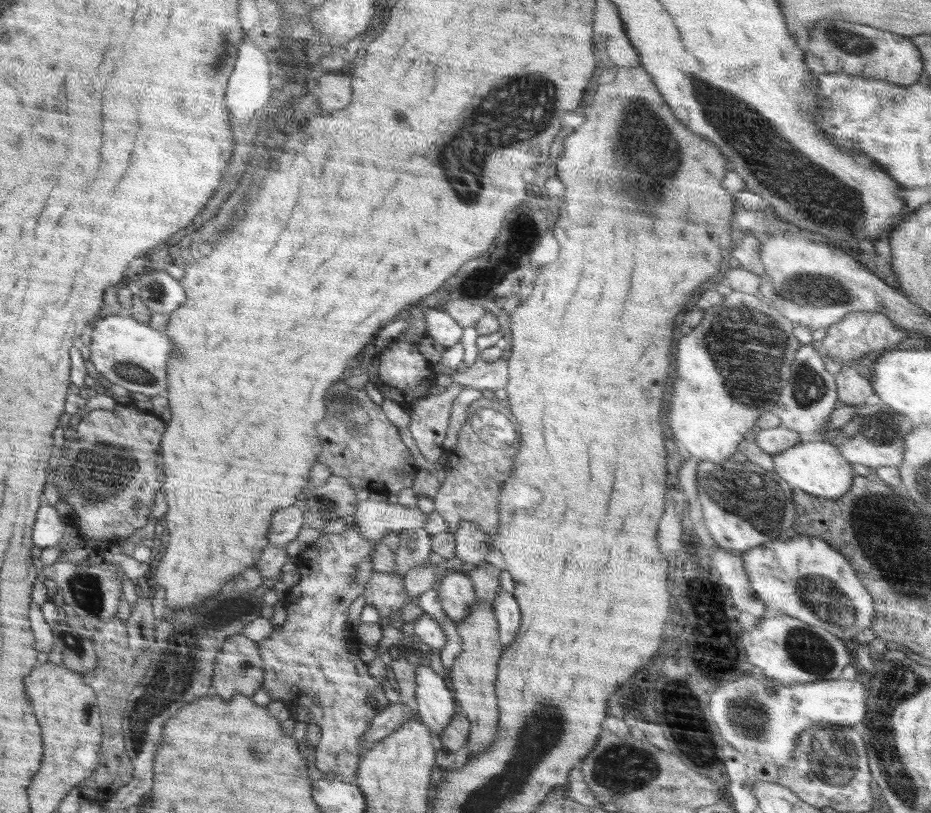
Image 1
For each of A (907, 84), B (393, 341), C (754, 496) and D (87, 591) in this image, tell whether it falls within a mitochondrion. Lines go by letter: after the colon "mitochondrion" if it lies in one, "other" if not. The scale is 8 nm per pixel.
A: other
B: other
C: mitochondrion
D: mitochondrion

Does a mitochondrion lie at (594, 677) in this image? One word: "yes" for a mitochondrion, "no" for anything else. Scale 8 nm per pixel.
no

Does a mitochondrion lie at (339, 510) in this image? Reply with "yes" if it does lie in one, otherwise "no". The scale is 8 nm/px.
yes

